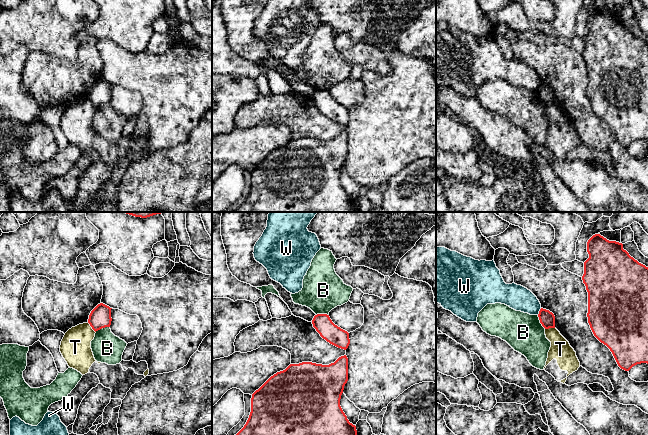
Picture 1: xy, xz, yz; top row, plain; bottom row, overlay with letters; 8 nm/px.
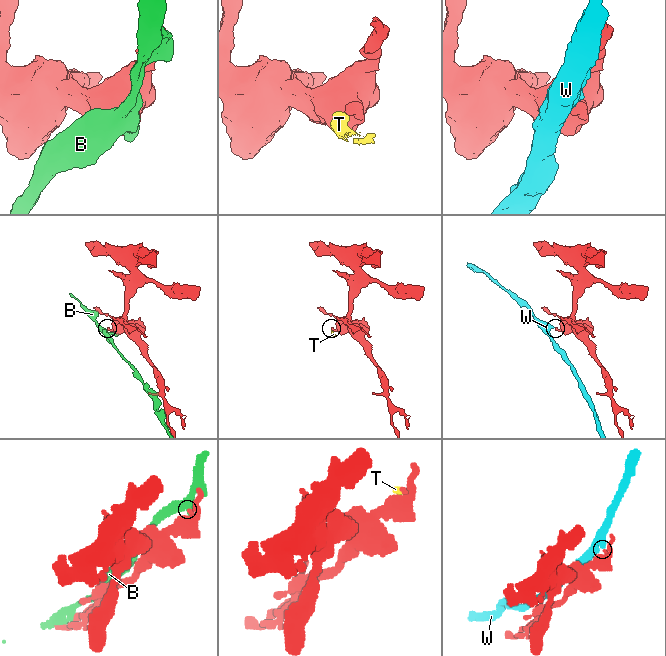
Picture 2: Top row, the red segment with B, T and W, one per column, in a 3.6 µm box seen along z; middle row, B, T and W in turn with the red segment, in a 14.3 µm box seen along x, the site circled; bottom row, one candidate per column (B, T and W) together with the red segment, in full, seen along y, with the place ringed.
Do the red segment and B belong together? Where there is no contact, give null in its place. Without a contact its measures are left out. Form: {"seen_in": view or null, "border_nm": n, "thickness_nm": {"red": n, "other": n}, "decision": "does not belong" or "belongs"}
{"seen_in": "xy", "border_nm": 130, "thickness_nm": {"red": 180, "other": 240}, "decision": "does not belong"}

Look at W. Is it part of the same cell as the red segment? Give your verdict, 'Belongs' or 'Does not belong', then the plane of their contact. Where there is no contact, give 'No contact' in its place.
Does not belong. Touches red in yz

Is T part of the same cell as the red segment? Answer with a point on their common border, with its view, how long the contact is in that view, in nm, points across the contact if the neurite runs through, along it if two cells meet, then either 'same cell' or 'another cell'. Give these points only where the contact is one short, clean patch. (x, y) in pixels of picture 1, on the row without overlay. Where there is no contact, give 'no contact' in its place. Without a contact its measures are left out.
meets red in xy at (91, 102); contact 110 nm long; border along xy (88, 98), (95, 108); another cell

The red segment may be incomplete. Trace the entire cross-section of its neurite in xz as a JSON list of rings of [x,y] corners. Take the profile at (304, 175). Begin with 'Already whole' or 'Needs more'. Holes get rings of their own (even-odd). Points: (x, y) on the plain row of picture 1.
Already whole. [[[346,131],[329,141],[290,140],[252,170],[249,194],[234,212],[357,212],[356,202],[349,198],[340,182],[347,157]]]

